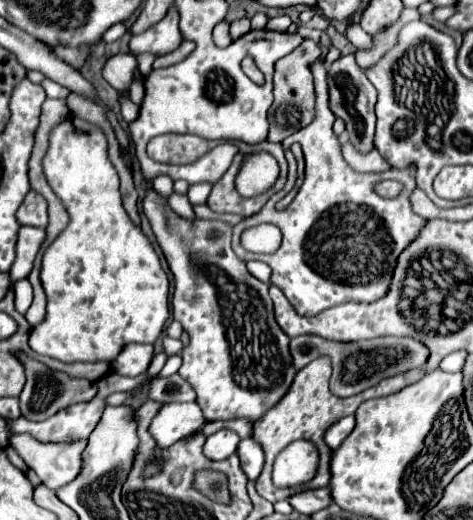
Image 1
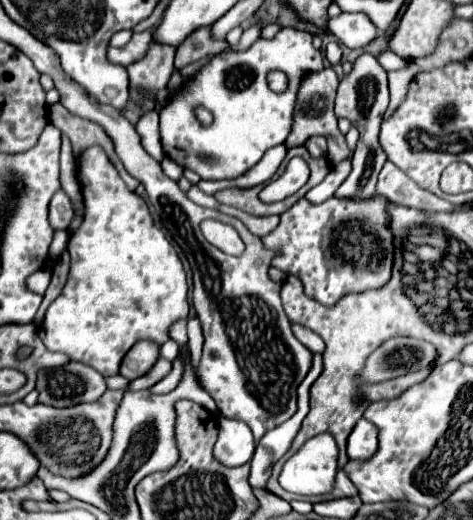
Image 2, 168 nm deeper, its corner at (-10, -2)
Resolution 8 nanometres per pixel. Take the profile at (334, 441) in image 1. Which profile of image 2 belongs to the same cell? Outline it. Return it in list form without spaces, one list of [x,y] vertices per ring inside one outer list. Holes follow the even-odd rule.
[[[362,418],[348,438],[348,456],[352,460],[366,460],[378,450],[378,428]]]

